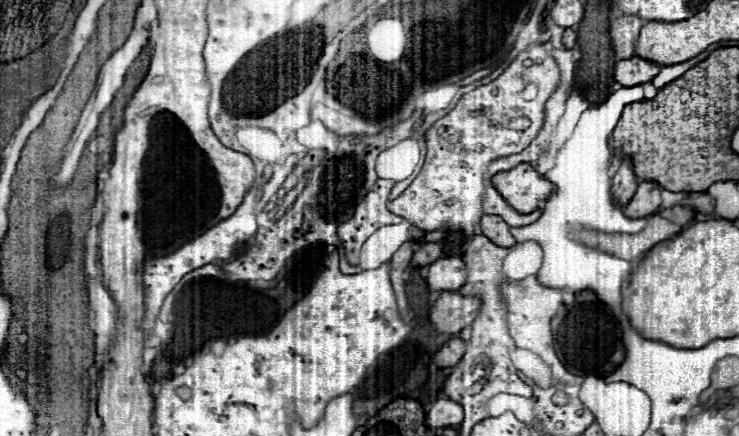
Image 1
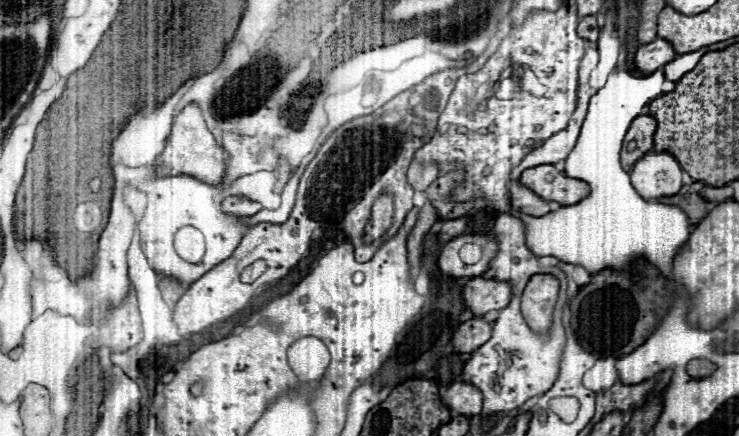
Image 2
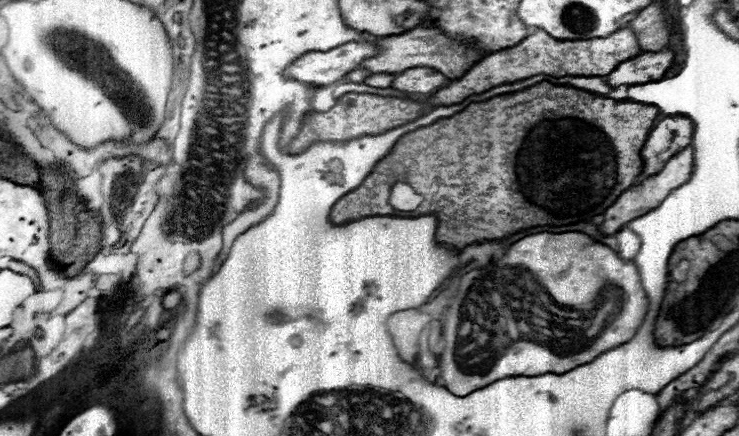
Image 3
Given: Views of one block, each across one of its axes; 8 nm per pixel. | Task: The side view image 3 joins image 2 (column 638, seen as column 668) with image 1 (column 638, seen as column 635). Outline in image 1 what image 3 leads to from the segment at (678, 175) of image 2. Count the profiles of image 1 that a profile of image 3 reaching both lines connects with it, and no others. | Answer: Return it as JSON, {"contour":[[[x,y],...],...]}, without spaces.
{"contour":[[[640,182],[634,198],[624,208],[628,218],[646,218],[654,214],[660,206],[660,186],[656,182]]]}

